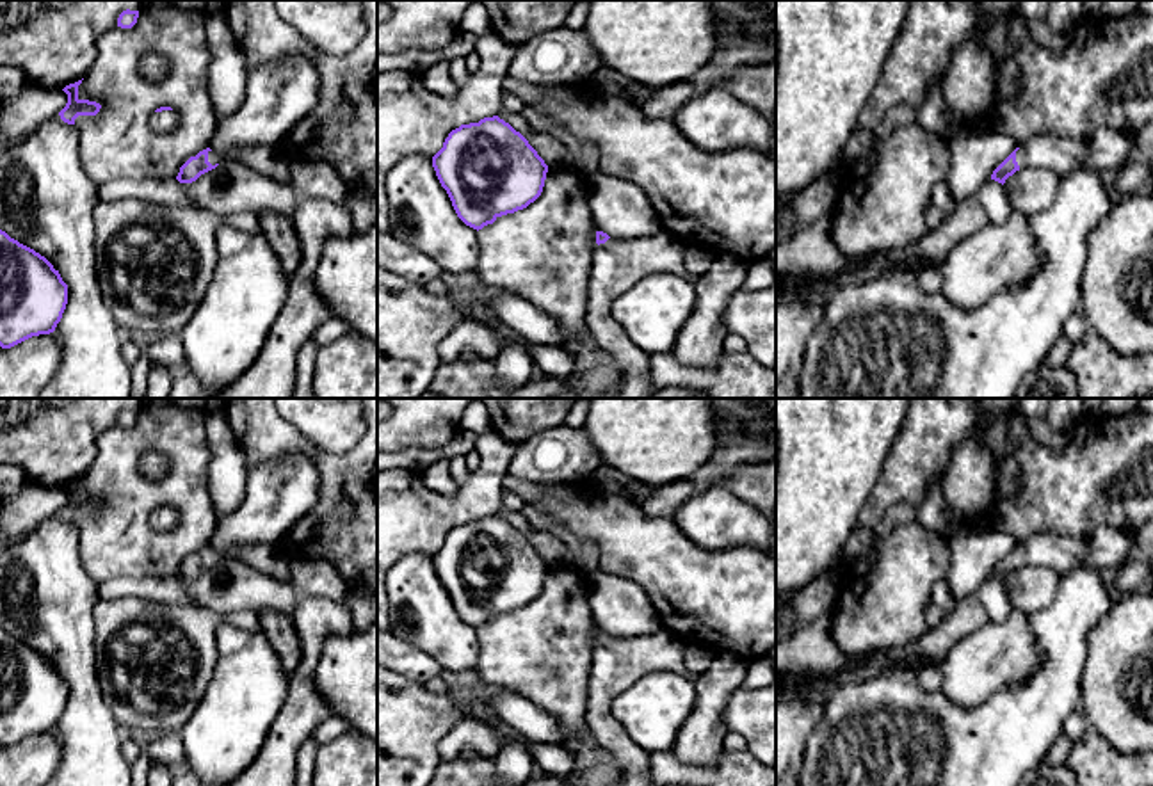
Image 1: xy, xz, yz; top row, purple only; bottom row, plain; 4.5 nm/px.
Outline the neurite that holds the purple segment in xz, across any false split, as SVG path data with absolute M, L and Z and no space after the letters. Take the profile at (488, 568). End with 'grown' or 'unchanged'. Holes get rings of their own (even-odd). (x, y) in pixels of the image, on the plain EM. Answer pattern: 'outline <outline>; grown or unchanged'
outline M498 514L452 528L432 565L457 615L477 630L534 601L548 571L528 539Z; unchanged

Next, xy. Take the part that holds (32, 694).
outline M0 628L0 745L55 729L68 702L68 683L34 647Z; unchanged

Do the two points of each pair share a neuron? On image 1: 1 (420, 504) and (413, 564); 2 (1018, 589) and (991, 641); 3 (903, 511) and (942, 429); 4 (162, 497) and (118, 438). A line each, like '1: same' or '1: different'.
1: different
2: different
3: different
4: same

